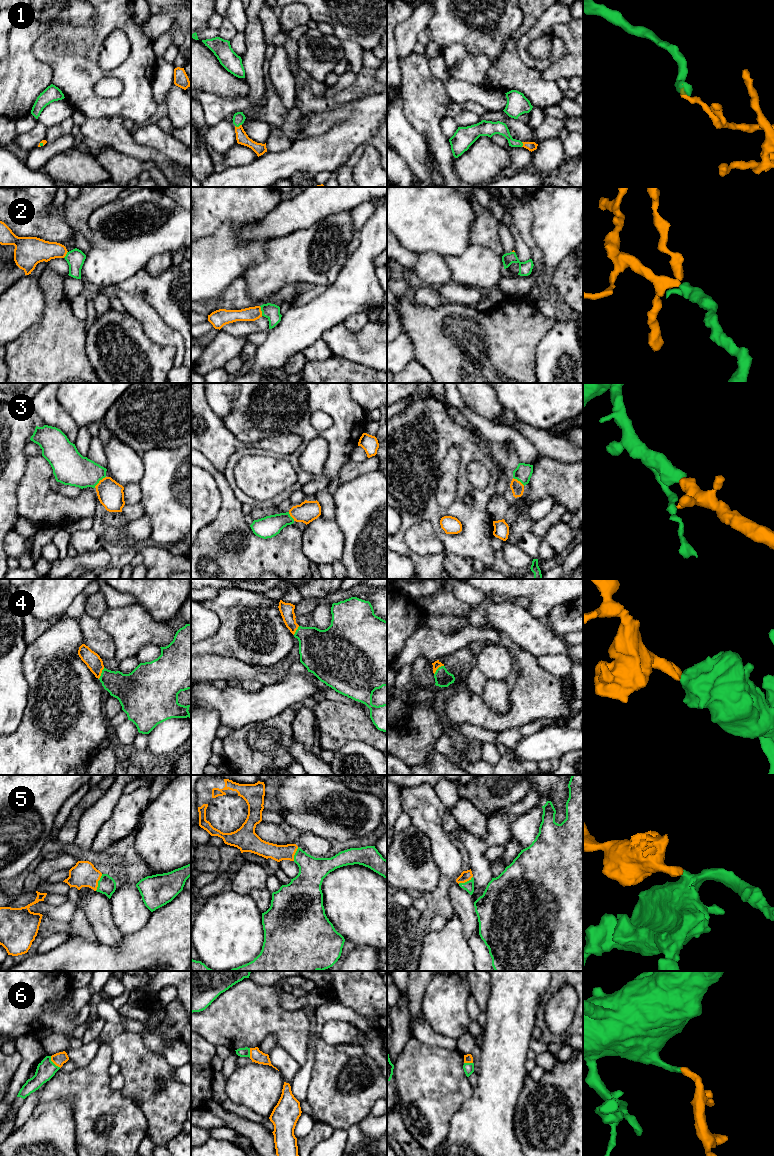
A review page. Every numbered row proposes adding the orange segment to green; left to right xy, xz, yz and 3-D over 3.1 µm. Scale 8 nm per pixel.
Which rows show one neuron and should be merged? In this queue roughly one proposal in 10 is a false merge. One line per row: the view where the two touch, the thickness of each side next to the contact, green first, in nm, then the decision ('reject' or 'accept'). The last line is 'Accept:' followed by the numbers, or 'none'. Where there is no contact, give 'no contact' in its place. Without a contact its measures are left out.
1: contact in xz; calibres 100 and 100 nm; accept
2: contact in xz; calibres 130 and 110 nm; accept
3: contact in xy; calibres 280 and 200 nm; accept
4: contact in xy; calibres 240 and 130 nm; accept
5: contact in xy; calibres 140 and 200 nm; accept
6: contact in xy; calibres 150 and 100 nm; accept
Accept: 1, 2, 3, 4, 5, 6

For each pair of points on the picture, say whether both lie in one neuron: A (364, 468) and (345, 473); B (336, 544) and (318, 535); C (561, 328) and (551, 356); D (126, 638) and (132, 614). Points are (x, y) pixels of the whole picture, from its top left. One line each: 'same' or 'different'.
A: same
B: same
C: same
D: same

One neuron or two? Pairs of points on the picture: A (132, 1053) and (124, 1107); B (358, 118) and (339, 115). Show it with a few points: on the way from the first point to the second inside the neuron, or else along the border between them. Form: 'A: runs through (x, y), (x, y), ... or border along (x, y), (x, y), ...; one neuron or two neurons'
A: border along (120, 1090), (143, 1113); two neurons
B: border along (351, 102), (351, 112), (329, 130); two neurons

